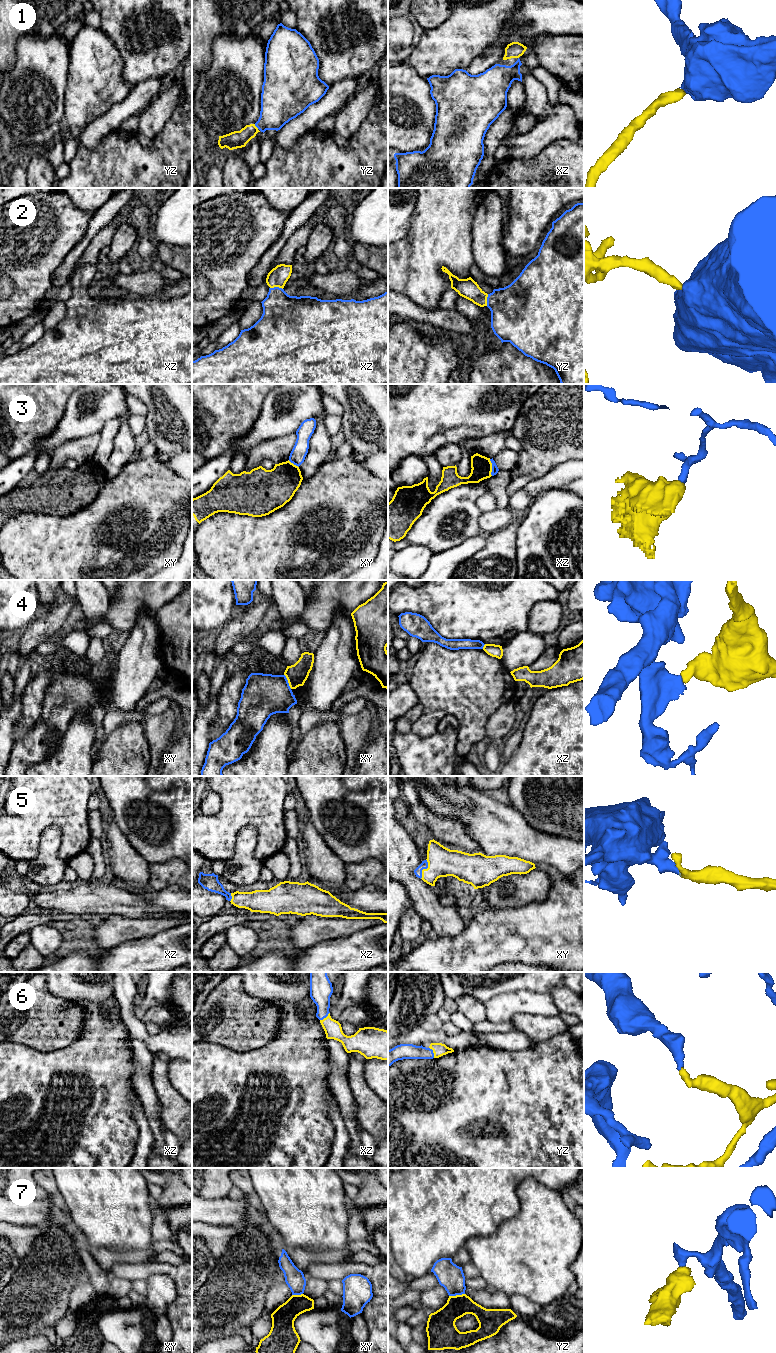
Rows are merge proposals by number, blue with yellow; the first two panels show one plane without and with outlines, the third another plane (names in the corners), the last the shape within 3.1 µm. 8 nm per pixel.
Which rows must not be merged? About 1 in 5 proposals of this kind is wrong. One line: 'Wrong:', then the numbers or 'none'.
Wrong: 3, 4, 7

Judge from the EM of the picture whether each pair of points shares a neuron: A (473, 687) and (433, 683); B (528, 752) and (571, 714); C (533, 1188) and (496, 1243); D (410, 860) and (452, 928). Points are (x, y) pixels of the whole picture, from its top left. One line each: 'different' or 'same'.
A: same
B: same
C: same
D: same

